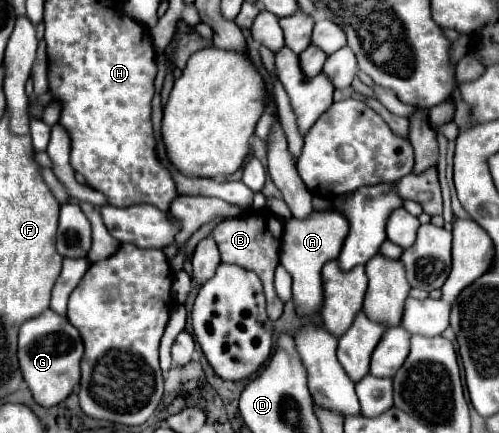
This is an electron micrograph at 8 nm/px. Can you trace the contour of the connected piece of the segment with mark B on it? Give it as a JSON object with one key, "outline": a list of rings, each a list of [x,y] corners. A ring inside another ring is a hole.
{"outline":[[[267,208],[255,210],[245,218],[237,220],[223,220],[219,222],[213,232],[211,232],[219,252],[221,252],[221,262],[225,264],[237,264],[245,270],[253,270],[261,280],[265,288],[265,298],[267,298],[267,314],[271,320],[277,320],[283,312],[283,302],[275,294],[273,288],[273,272],[279,264],[279,248],[281,248],[281,236],[283,236],[283,222]]]}

